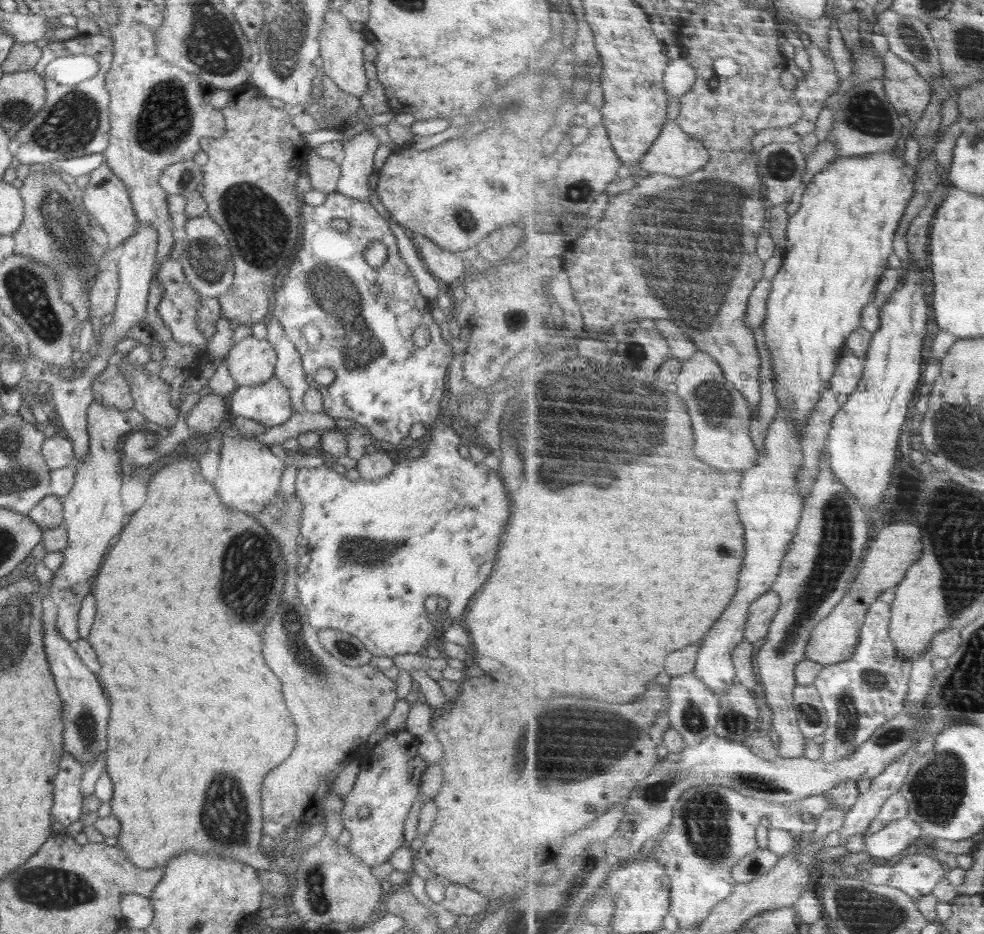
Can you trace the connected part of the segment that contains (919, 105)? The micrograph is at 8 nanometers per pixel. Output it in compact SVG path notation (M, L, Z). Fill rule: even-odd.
M894 51L886 52L884 59L887 73L883 80L889 99L901 115L908 116L913 121L919 121L932 102L932 87L928 86L928 82L924 80L921 72L911 62L905 61Z

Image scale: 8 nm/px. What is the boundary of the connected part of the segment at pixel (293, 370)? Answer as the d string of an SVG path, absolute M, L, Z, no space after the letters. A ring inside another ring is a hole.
M272 314L267 329L266 341L277 354L275 377L281 383L284 383L289 390L293 412L304 414L306 407L304 407L302 397L309 389L309 384L302 368L300 353L294 347L294 344L284 336L280 321Z

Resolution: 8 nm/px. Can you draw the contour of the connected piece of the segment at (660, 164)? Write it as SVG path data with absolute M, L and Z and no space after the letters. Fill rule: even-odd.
M669 121L663 134L644 157L642 166L648 174L662 172L670 176L688 176L702 170L708 162L708 148L690 134L686 134L680 124Z

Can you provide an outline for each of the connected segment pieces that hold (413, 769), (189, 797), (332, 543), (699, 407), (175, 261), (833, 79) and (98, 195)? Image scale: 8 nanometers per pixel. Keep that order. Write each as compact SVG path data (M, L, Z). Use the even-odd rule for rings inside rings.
M395 730L388 733L382 742L372 747L368 758L362 760L356 783L346 796L346 800L343 800L344 807L340 812L342 824L344 824L344 830L351 834L350 843L345 847L348 847L360 862L363 862L370 868L385 863L397 848L407 845L403 833L405 827L404 822L412 808L412 802L416 800L416 795L420 788L418 784L419 780L428 766L428 764L418 756L418 748L418 737L410 734L407 730ZM362 806L366 806L370 809L370 816L368 816L368 818L360 818L360 816L358 816L358 811Z
M191 452L182 453L176 458L168 459L157 467L157 470L148 484L148 498L144 506L136 512L136 516L130 518L130 524L124 526L124 530L118 536L120 540L116 546L108 552L104 564L100 567L100 574L94 578L94 598L96 598L96 622L92 626L88 642L94 646L98 660L102 664L100 680L104 684L104 690L108 690L110 700L110 720L108 720L108 766L105 770L110 774L114 782L114 798L110 802L112 815L120 822L118 845L126 853L126 856L137 867L146 870L154 870L166 866L166 863L182 850L194 850L194 852L212 852L226 858L234 858L238 862L244 862L252 866L257 872L269 870L274 867L273 860L260 854L260 842L262 842L262 818L260 818L260 788L264 776L274 770L280 762L284 762L296 742L296 726L294 720L284 704L282 698L282 684L276 678L276 674L266 666L262 658L262 630L268 624L270 616L278 608L278 598L284 584L284 568L286 562L282 560L280 546L276 540L248 514L236 512L220 502L220 496L216 490L201 473L199 462L192 456ZM118 634L118 640L122 642L122 648L128 648L128 652L144 652L152 660L148 662L114 662L112 652L108 656L110 662L106 662L104 642L112 650L112 638Z
M432 424L430 428L431 442L429 449L421 457L408 458L400 455L396 456L396 462L392 472L381 478L380 480L360 480L350 481L345 475L330 470L326 464L322 467L301 468L297 469L297 477L295 480L295 494L301 502L301 521L300 530L304 538L310 540L310 564L308 564L308 572L302 574L298 578L298 594L300 600L307 608L309 623L322 630L322 628L334 628L342 632L347 632L355 636L364 644L364 646L373 654L373 656L390 657L395 654L419 654L420 650L426 644L426 638L430 634L430 620L426 616L426 608L424 608L424 600L428 596L444 596L452 608L452 618L455 620L452 625L445 629L444 640L456 644L460 644L468 648L469 653L473 653L470 644L470 636L463 625L463 616L466 608L470 605L470 598L474 596L474 592L486 582L486 578L492 572L494 560L496 560L499 544L505 526L508 524L510 512L510 498L508 497L506 488L500 479L499 472L493 471L485 465L484 462L476 463L472 459L464 458L458 453L459 446L464 442L456 431L445 424Z
M700 350L686 363L676 378L680 392L686 399L696 428L696 452L704 462L710 462L722 472L730 470L750 470L758 464L762 454L758 452L754 438L750 434L752 416L750 400L727 379L723 365L710 353Z
M179 245L174 246L171 253L167 256L164 264L158 270L158 281L164 289L164 298L158 304L156 314L162 319L166 328L170 330L172 337L176 343L186 344L198 349L206 349L206 340L202 338L202 334L198 332L197 314L198 305L200 305L200 296L198 292L188 284L184 277L183 268L181 267L181 248Z
M806 42L804 48L809 54L809 61L811 63L811 71L806 74L804 80L800 80L799 85L794 90L799 98L799 102L803 106L804 116L798 124L790 126L786 130L764 130L760 132L760 136L756 136L756 148L762 150L766 145L772 143L799 143L804 140L807 134L810 134L816 130L818 126L818 118L820 118L820 112L824 110L824 104L828 98L832 98L834 94L840 92L840 74L838 74L838 66L836 66L836 60L832 57L832 54L826 51L822 51L816 44L812 42Z
M106 162L102 163L88 176L89 183L78 194L79 202L93 218L98 220L100 226L105 230L106 238L110 238L110 242L104 241L104 244L110 244L110 248L114 248L114 246L122 244L134 234L134 228L136 228L138 219L134 214L131 198L124 182L112 172L112 169Z

